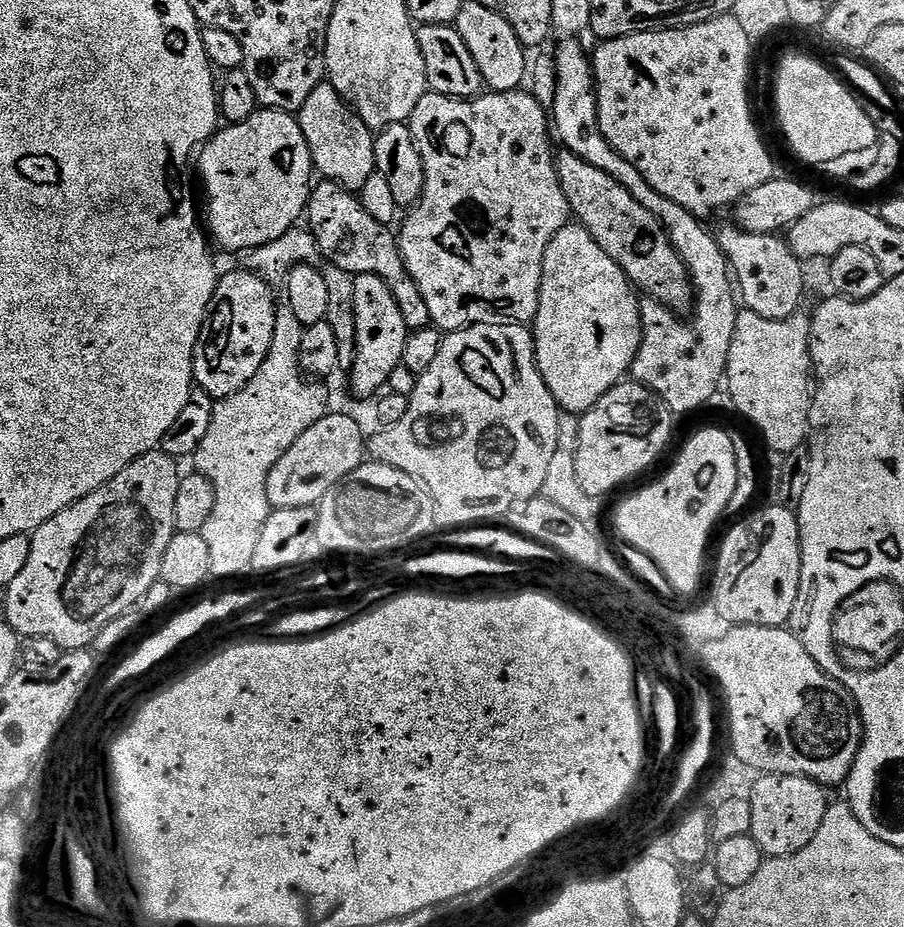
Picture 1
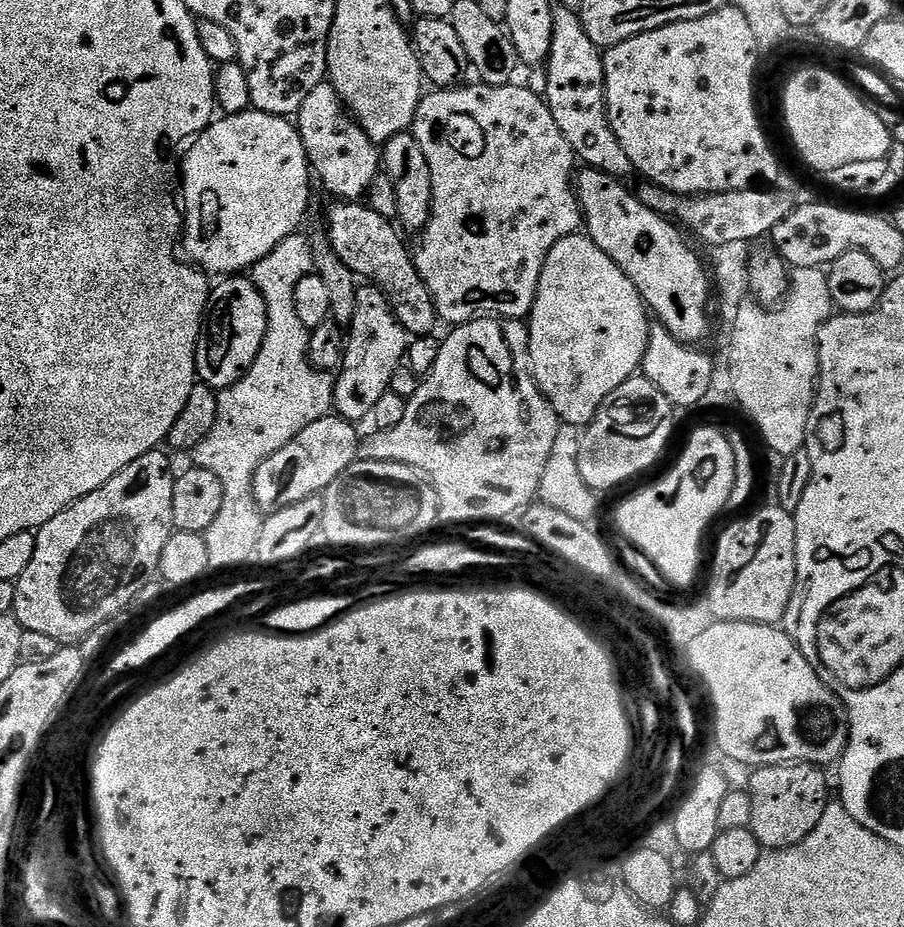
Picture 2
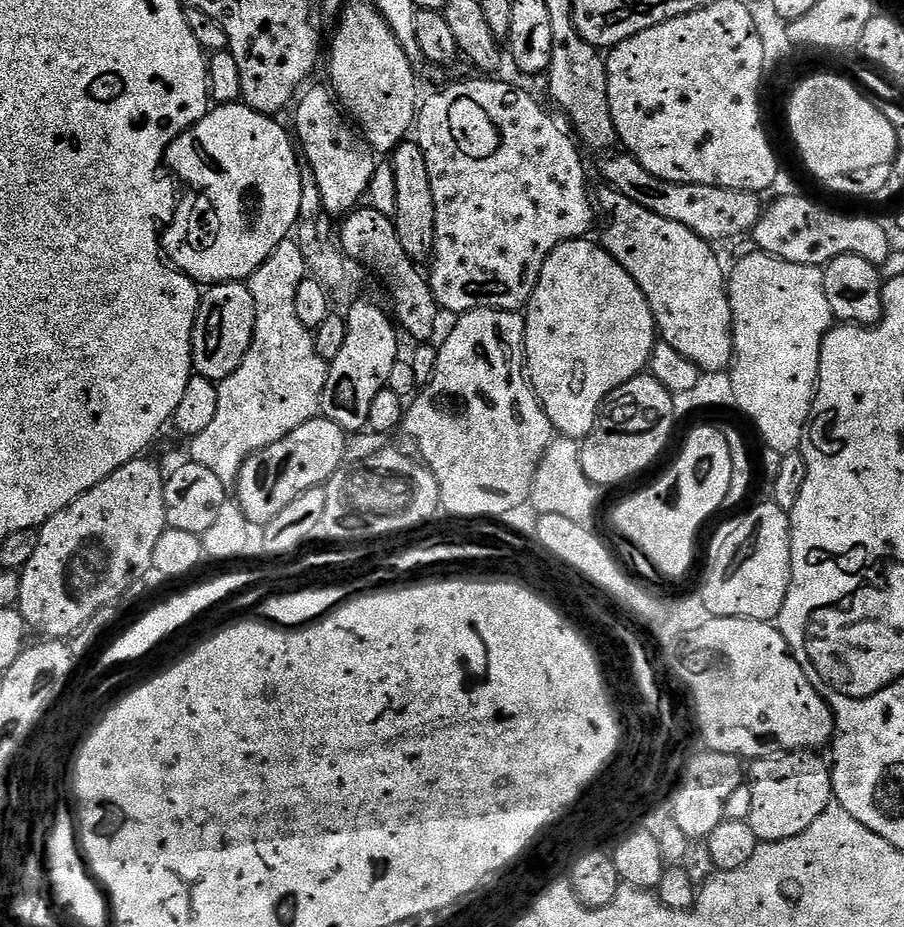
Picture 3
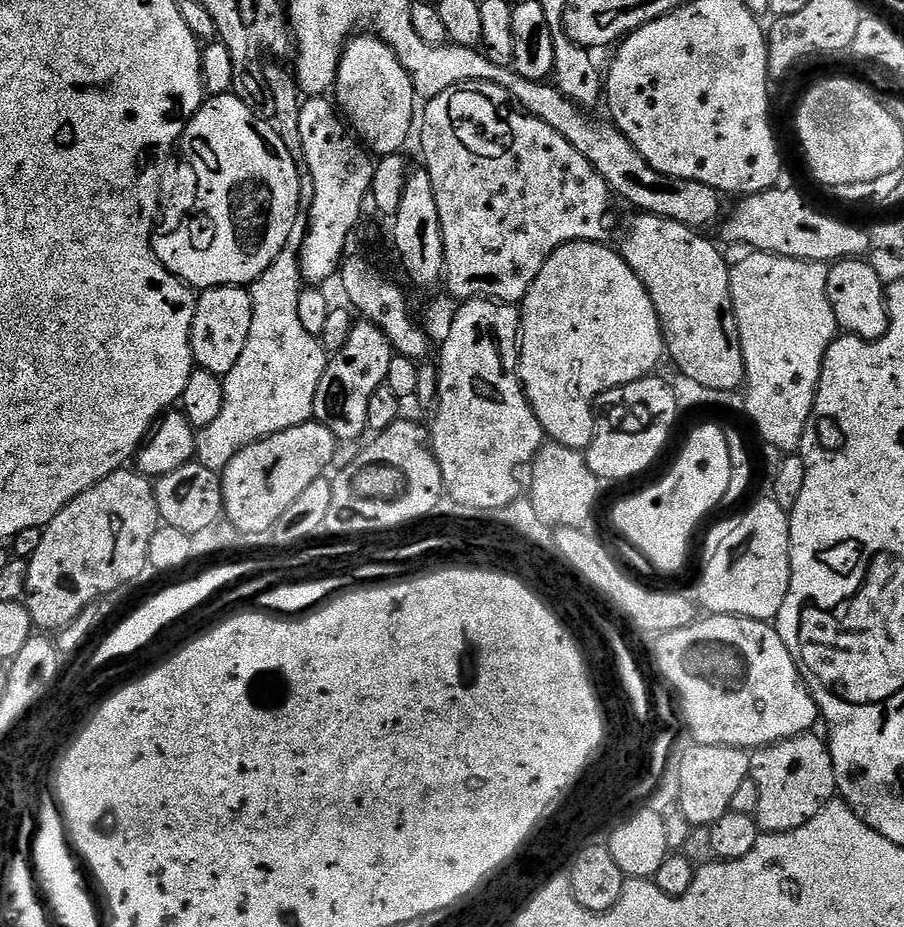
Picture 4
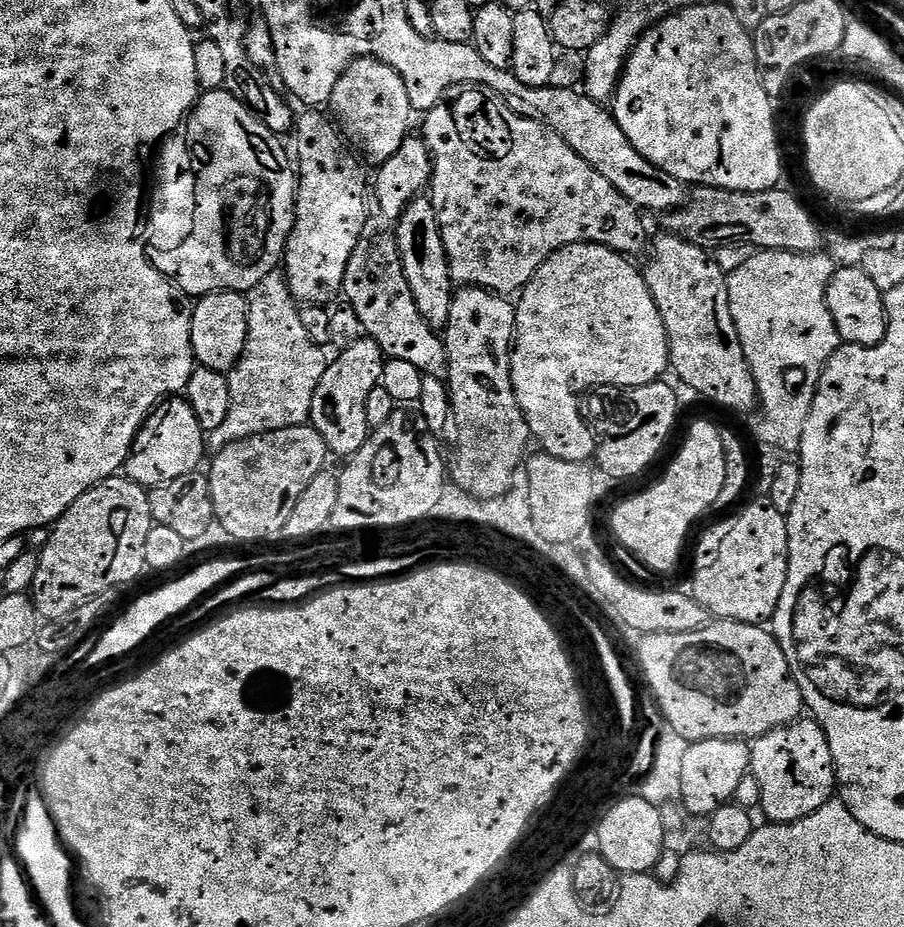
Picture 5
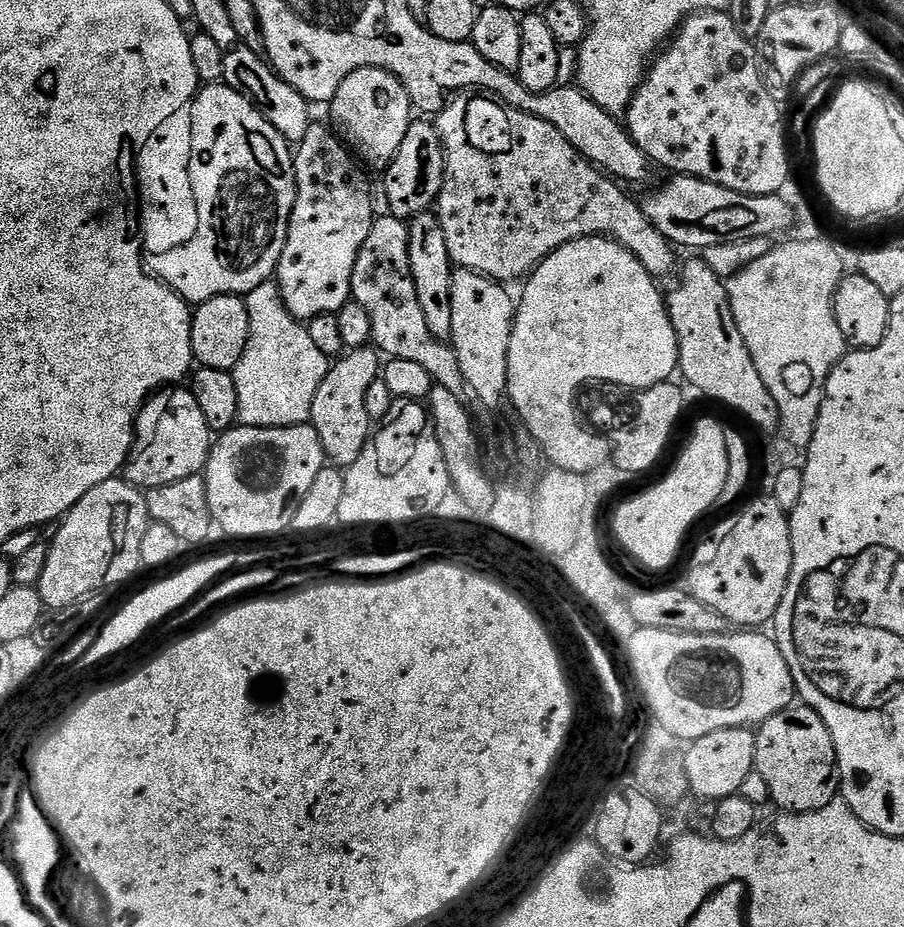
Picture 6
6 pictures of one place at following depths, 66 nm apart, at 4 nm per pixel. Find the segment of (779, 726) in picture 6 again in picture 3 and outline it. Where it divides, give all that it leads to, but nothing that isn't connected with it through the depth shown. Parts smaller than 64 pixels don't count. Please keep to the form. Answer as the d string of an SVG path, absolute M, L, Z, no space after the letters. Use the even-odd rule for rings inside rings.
M786 752L774 756L767 756L765 760L753 760L746 772L746 782L750 786L750 794L754 807L750 809L750 818L747 820L750 830L754 830L761 842L773 844L782 842L786 838L794 838L802 834L802 830L810 830L814 826L818 814L826 810L826 806L834 803L832 795L832 769L829 761L823 755L811 752Z

